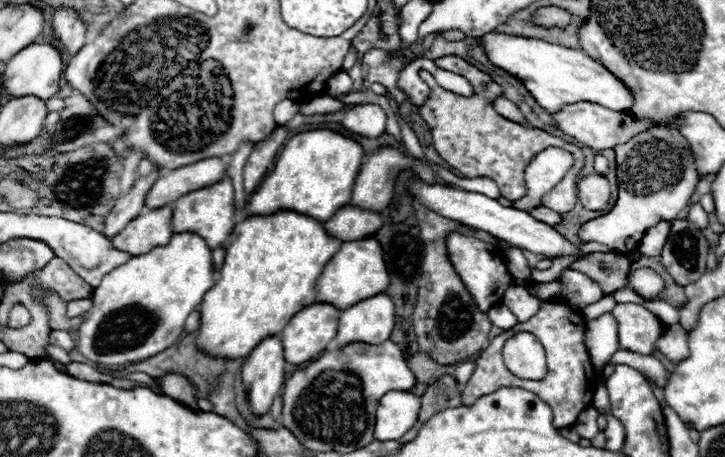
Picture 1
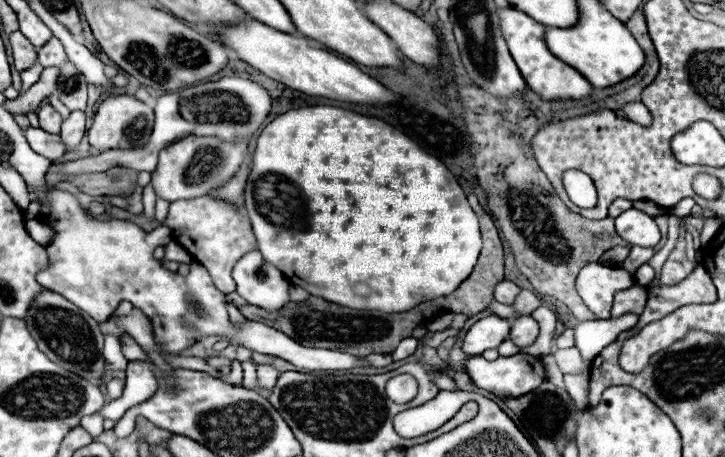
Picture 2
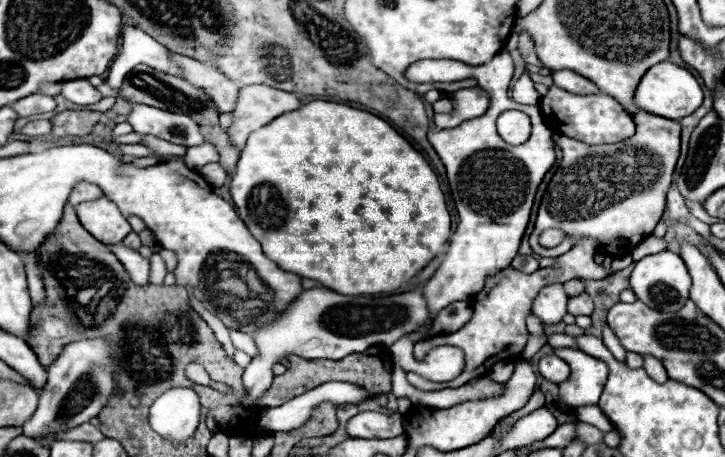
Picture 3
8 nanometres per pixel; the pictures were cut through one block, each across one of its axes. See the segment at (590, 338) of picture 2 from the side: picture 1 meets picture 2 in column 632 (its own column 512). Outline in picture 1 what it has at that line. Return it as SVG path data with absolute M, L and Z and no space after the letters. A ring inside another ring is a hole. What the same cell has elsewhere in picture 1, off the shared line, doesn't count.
M502 304L494 306L492 310L488 310L488 318L490 318L490 322L492 322L494 326L498 326L498 328L502 328L502 330L508 330L508 328L512 328L512 326L518 322L516 316L514 316L506 306L502 306Z

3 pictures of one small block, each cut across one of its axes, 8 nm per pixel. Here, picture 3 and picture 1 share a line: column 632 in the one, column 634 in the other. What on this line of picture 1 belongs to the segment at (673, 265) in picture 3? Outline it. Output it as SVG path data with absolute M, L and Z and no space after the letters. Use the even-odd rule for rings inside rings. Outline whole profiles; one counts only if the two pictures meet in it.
M652 268L630 270L628 276L626 276L626 280L628 280L628 288L632 288L634 292L638 292L646 300L660 298L660 294L666 288L666 282L662 280L662 276L656 274Z

